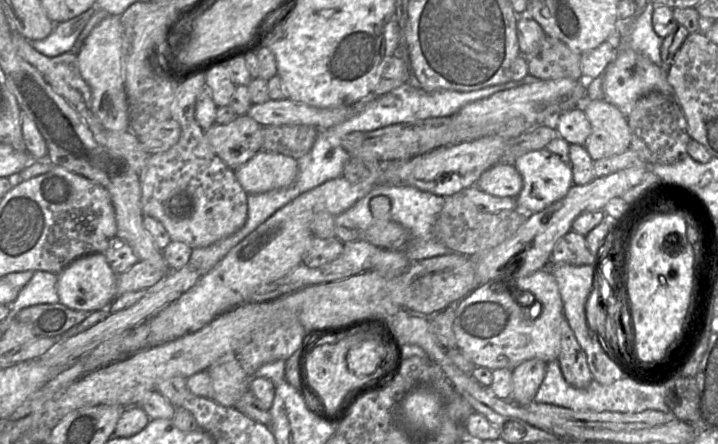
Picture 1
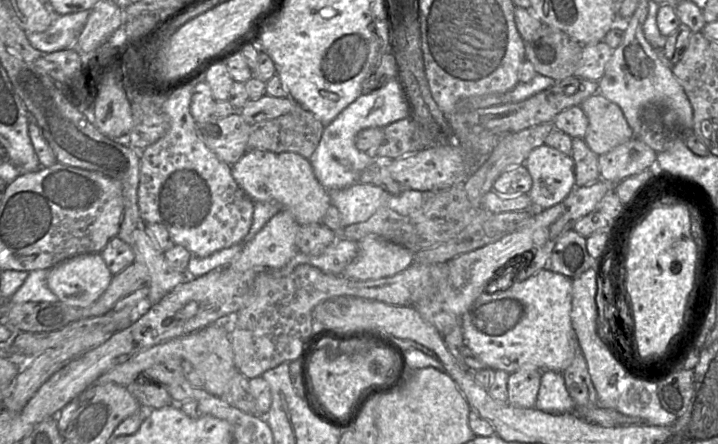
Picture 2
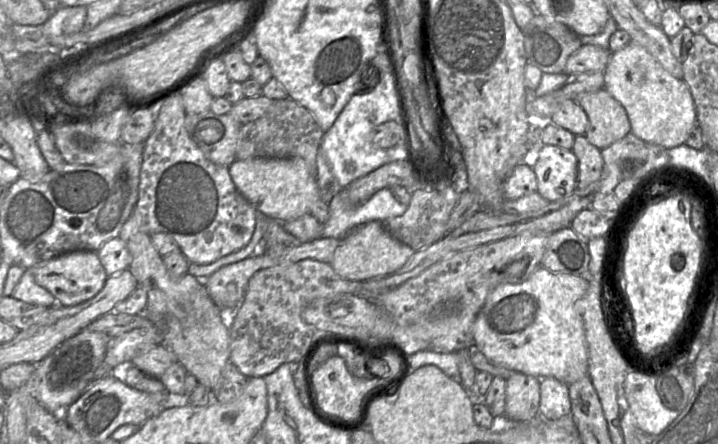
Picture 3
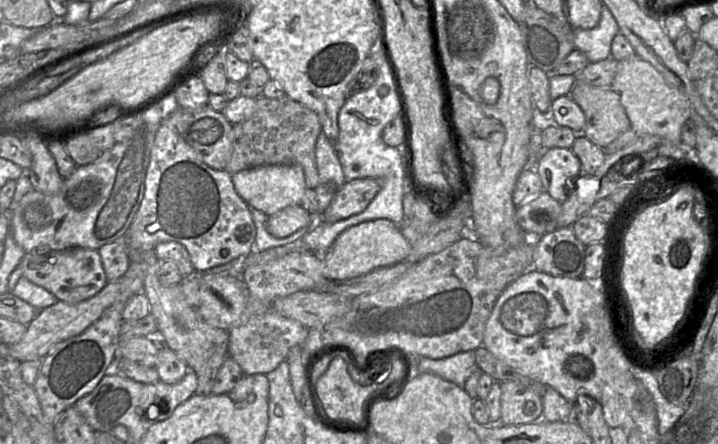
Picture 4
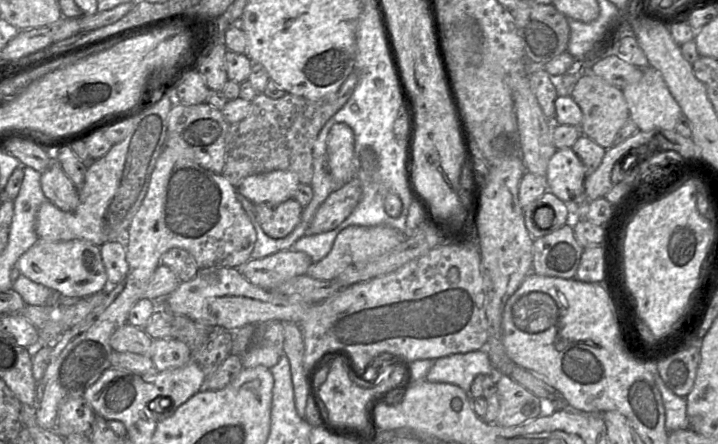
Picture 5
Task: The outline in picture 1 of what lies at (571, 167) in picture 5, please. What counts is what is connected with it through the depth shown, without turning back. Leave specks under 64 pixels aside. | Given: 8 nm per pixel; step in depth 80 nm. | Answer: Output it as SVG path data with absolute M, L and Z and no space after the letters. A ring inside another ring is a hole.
M546 148L528 152L517 158L513 165L523 179L521 192L515 198L516 210L524 214L540 212L564 198L573 185L573 175L570 163L563 162L560 157Z

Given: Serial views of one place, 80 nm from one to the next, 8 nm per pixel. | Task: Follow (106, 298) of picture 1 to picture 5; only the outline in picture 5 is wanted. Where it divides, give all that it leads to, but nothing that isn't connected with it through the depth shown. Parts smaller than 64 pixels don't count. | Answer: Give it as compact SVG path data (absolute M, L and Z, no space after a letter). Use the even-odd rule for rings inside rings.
M38 239L18 259L15 268L20 271L21 275L63 297L84 298L108 288L100 247L86 240L52 242Z

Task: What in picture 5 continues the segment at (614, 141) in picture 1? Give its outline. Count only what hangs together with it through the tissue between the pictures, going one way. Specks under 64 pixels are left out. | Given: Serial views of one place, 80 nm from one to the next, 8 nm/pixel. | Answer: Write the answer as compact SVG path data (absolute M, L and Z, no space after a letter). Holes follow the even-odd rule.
M583 71L573 87L571 97L583 113L580 124L581 133L604 149L611 148L618 131L629 118L629 110L622 89L612 86L590 71Z

